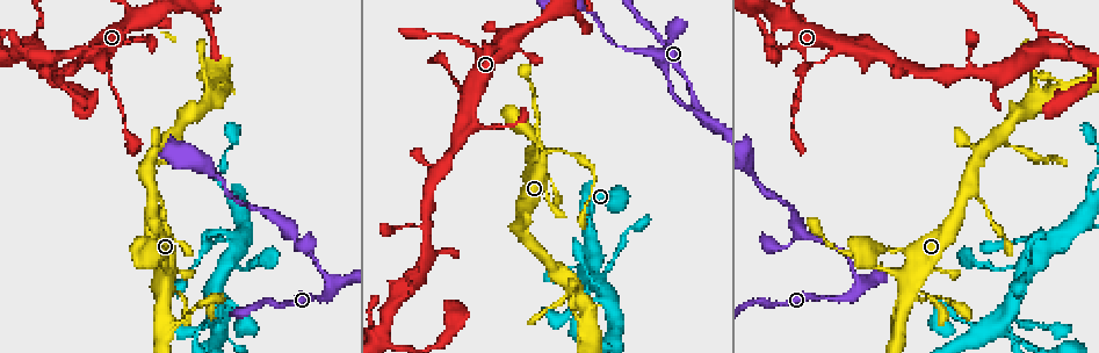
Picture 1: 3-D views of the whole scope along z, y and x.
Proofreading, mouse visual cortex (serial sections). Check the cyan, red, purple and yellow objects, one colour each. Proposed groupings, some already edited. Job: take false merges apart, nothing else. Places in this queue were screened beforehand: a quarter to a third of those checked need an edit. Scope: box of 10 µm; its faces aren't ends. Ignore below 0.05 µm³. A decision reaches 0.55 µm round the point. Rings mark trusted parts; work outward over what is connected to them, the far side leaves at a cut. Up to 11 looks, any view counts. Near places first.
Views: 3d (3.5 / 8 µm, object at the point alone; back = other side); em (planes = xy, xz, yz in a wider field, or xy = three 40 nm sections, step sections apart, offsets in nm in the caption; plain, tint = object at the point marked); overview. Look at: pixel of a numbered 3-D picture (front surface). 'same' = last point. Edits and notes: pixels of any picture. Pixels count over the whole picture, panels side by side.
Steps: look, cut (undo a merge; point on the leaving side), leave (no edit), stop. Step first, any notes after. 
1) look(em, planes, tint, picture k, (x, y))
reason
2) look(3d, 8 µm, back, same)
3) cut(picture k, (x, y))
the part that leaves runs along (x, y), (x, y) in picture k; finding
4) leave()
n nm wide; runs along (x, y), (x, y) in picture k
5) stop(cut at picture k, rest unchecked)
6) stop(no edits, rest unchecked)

look(3d, 3.5 µm, back, picture 1, (166, 272))
sharp bend

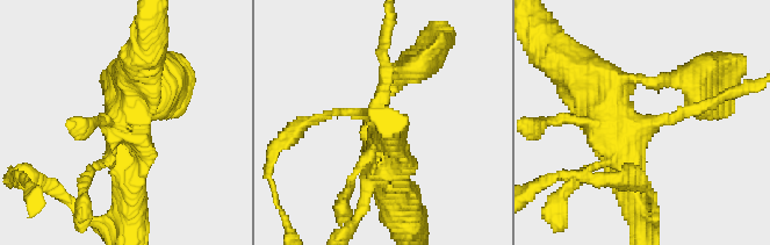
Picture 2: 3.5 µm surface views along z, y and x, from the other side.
look(em, xy, step 2, tint, picture 2, (629, 127))

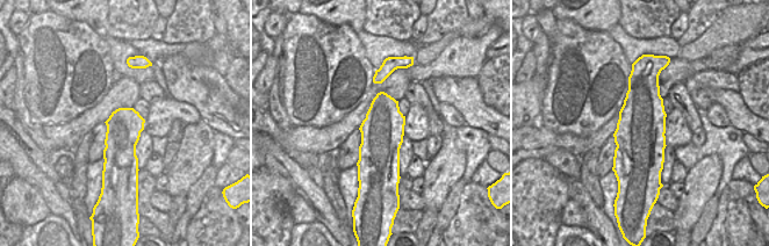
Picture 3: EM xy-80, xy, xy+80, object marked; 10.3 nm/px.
leave()
440 nm wide; runs along (577, 72), (628, 129), (637, 208) in picture 2; continuous, no second cell

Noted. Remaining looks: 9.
look(3d, 3.5 µm, picture 1, (1022, 341))
thin arm on a thick one

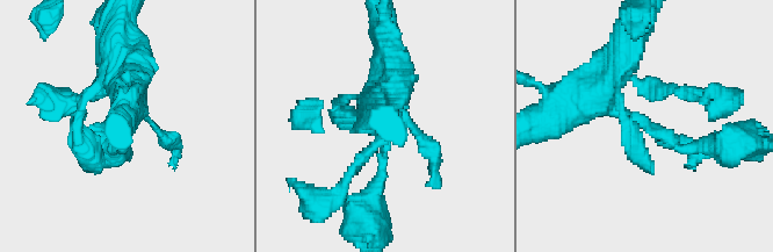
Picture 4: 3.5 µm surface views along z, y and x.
look(em, xy, step 5, tint, picture 4, (642, 121))
3 arms; arms of 150, 200, 500 nm; need the tissue

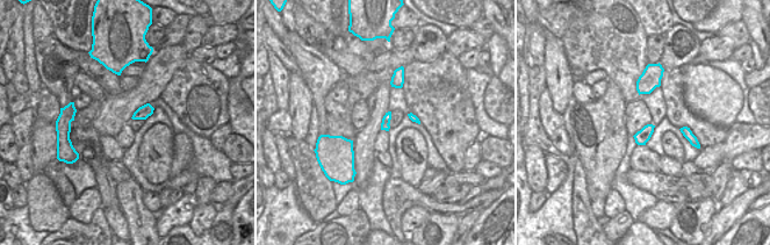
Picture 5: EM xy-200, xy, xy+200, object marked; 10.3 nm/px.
leave()
runs along (582, 98), (700, 151) in picture 4; all the same cell

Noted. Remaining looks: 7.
look(3d, 3.5 µm, picture 1, (547, 260))
small branch off a trunk

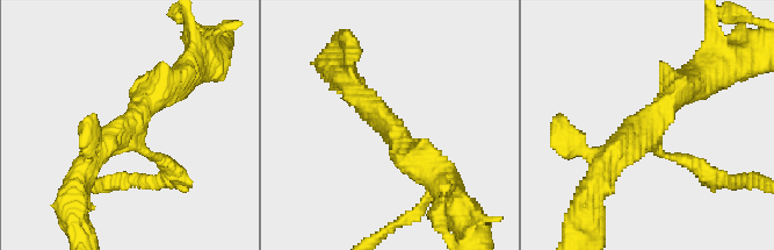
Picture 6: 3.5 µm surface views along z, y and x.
look(em, xy, step 3, tint, picture 6, (648, 130))
3 arms; arms of 150, 300, 350 nm; need the tissue

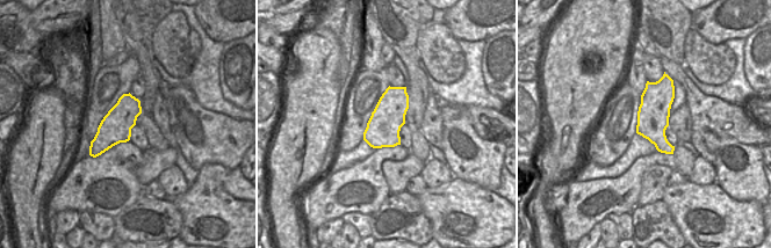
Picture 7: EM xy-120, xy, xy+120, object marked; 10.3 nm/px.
cut(picture 6, (700, 168))
the part that leaves runs along (667, 155), (711, 179), (744, 179) in picture 6; a second cell is stuck on

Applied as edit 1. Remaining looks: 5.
look(3d, 3.5 µm, picture 1, (207, 231))
abrupt turn

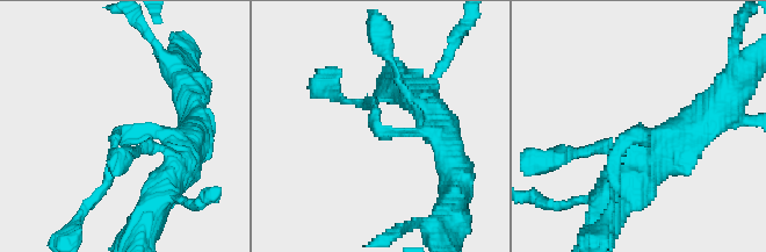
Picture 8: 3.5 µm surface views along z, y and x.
look(em, xy, step 1, tint, picture 8, (376, 126))
need the tissue

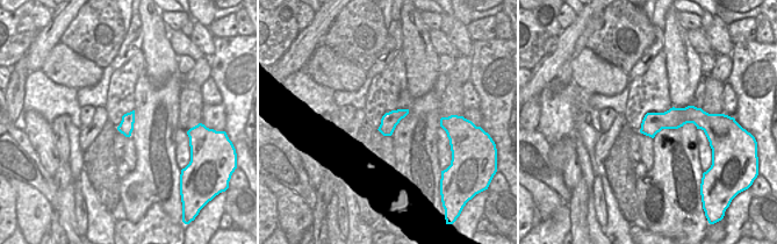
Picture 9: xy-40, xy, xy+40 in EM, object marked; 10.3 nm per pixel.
look(em, xy, step 2, tint, same)
cut it another way

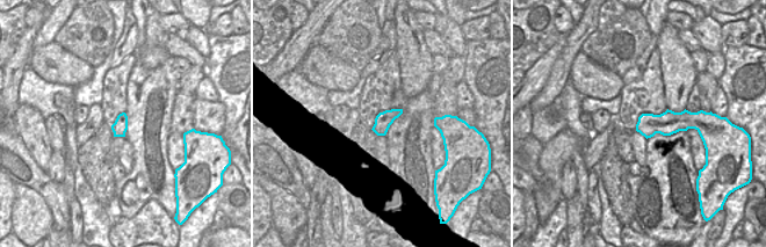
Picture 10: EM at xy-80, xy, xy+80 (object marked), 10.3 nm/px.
leave()
170 nm wide; runs along (185, 156), (167, 135), (117, 135), (99, 195) in picture 8; continuous, no second cell

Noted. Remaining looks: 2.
stop(cut at picture 6, rest unchecked)

